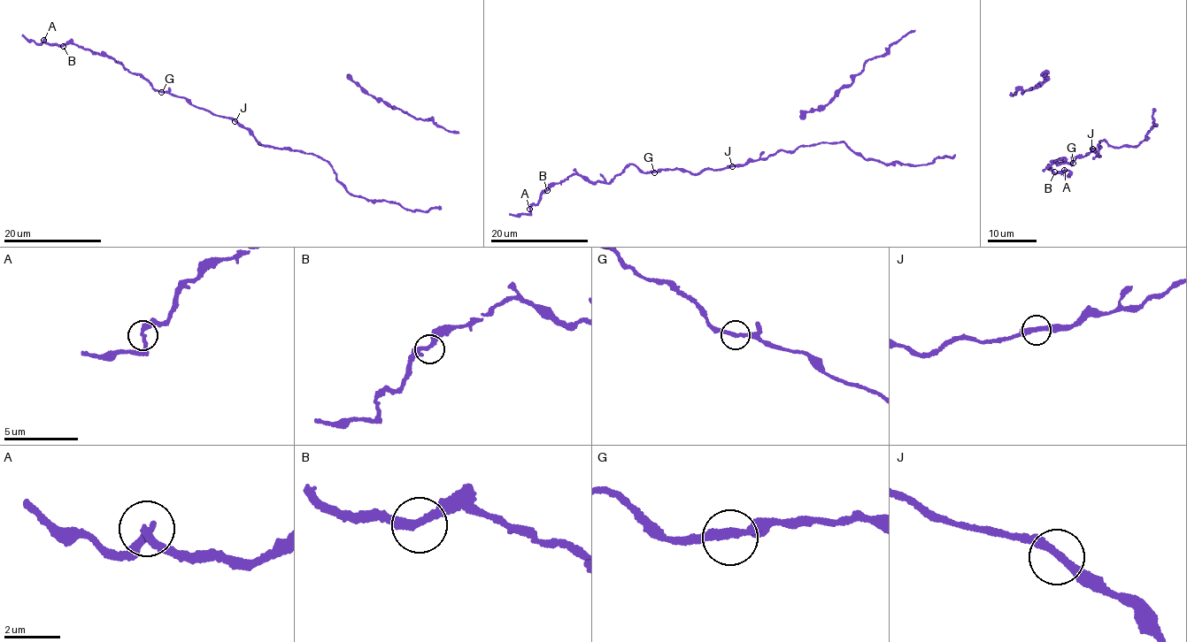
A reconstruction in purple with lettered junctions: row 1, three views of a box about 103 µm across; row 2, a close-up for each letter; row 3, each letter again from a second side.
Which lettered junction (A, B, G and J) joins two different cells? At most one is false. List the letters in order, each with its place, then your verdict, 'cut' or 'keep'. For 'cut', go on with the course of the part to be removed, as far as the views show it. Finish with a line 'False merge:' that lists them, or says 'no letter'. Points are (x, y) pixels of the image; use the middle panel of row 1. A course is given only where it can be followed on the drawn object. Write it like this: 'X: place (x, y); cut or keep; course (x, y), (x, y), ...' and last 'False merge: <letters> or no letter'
A: place (529, 209); keep
B: place (547, 190); keep
G: place (654, 172); keep
J: place (732, 166); keep
False merge: no letter

